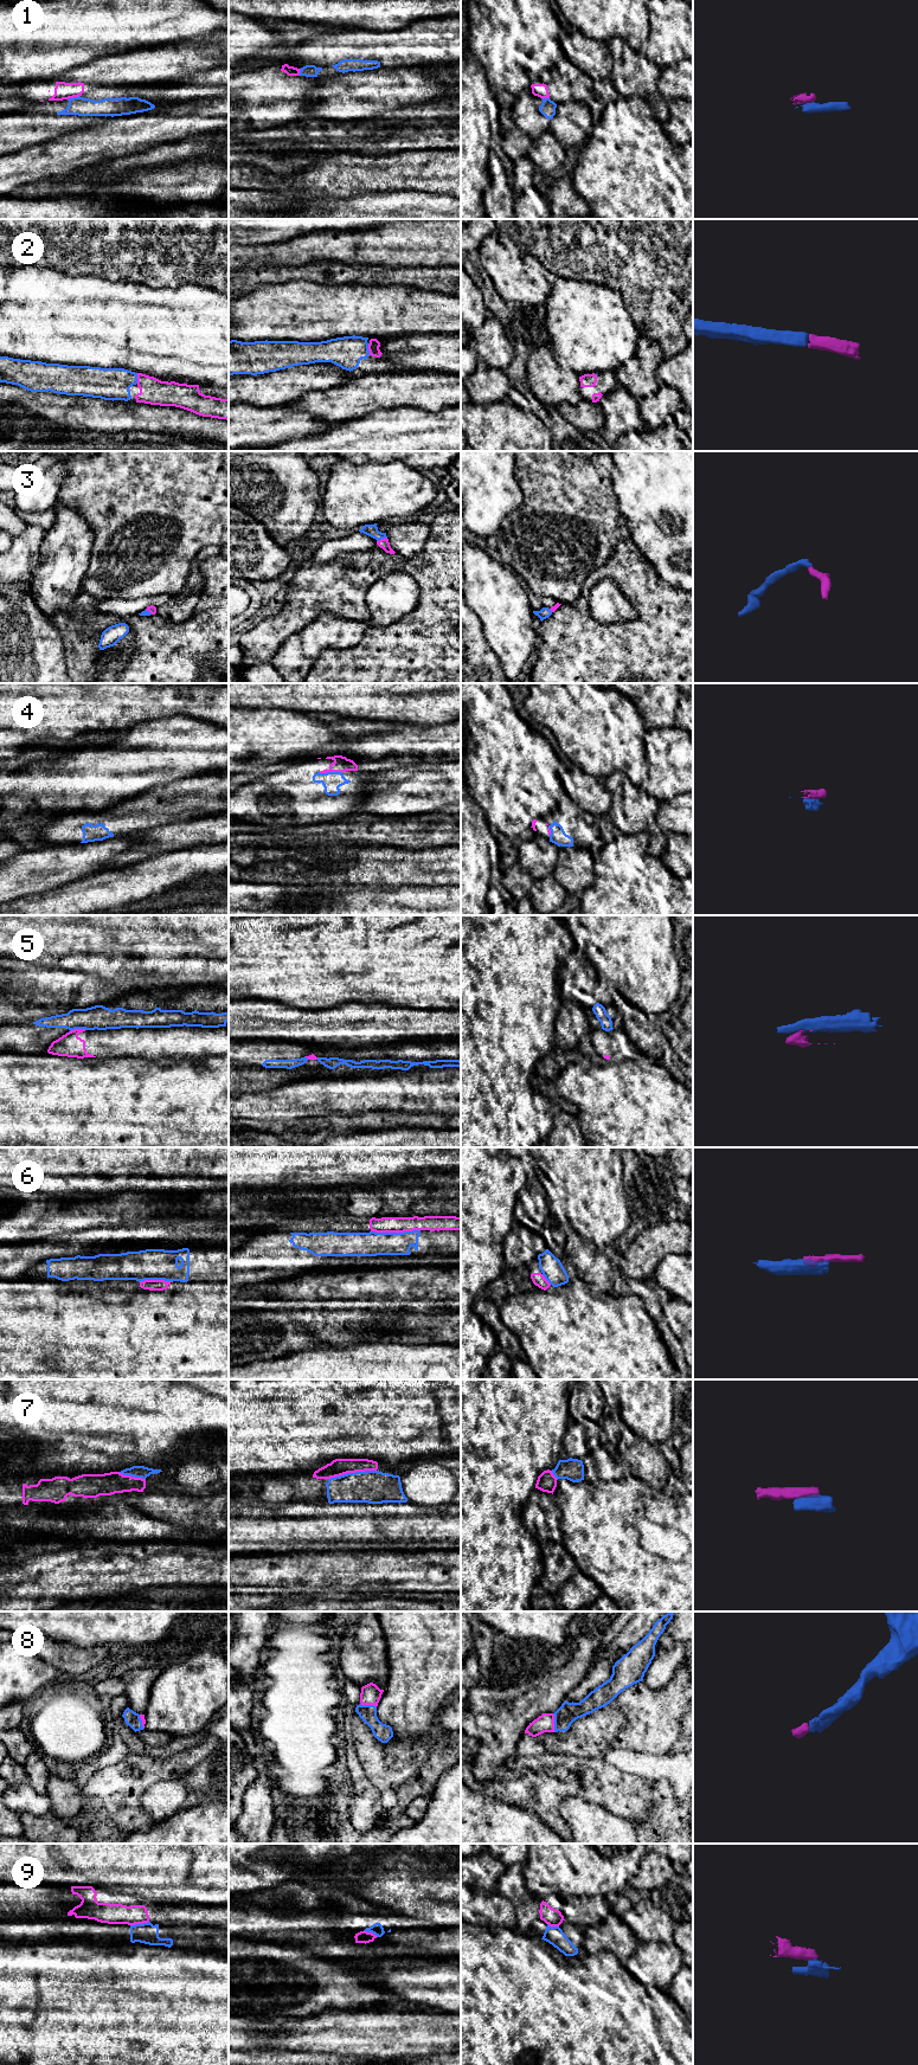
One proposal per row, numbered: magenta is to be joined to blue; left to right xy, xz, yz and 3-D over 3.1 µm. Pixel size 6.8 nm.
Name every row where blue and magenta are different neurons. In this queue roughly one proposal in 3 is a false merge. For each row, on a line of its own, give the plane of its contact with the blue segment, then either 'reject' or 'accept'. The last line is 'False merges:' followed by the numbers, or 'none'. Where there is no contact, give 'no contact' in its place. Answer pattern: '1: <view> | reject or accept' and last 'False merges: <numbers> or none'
1: xy | reject
2: xz | accept
3: xz | accept
4: xz | accept
5: xy | reject
6: xz | accept
7: xz | accept
8: yz | accept
9: xy | reject
False merges: 1, 5, 9

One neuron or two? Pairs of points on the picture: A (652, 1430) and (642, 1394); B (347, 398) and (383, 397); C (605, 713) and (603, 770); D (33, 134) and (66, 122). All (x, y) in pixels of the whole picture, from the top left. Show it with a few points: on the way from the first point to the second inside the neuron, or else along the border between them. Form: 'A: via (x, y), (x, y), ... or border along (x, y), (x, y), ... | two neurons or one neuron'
A: via (652, 1421), (647, 1403) | one neuron
B: via (355, 398), (374, 396) | one neuron
C: via (603, 727), (603, 756) | one neuron
D: via (42, 127), (58, 124) | one neuron

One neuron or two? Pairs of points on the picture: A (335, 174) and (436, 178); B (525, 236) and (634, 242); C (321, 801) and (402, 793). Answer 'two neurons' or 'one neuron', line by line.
A: one neuron
B: one neuron
C: two neurons

